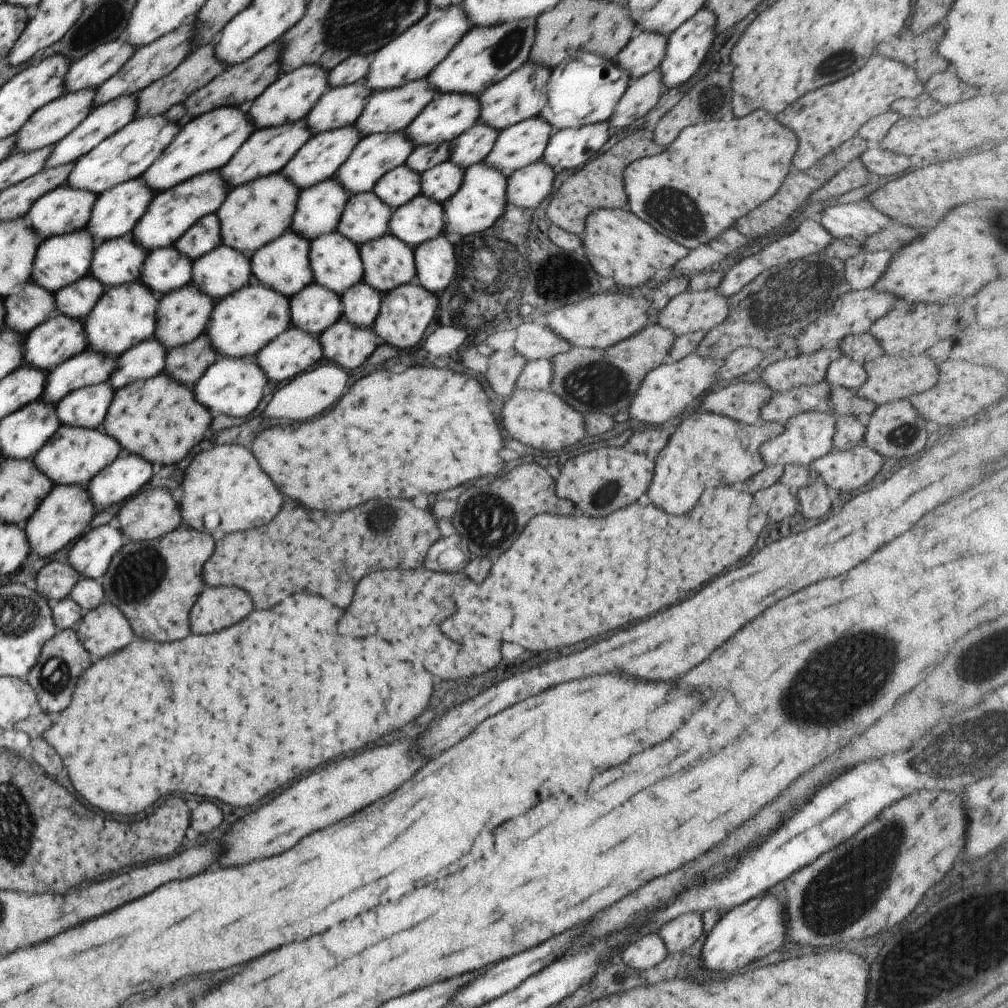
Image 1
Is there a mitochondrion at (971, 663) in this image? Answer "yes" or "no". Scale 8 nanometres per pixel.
yes

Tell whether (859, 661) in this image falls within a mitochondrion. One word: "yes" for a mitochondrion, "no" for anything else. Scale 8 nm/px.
yes

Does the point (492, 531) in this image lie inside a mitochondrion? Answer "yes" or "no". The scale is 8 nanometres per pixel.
yes

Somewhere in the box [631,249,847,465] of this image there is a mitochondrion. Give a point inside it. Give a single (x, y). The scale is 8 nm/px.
(783, 300)

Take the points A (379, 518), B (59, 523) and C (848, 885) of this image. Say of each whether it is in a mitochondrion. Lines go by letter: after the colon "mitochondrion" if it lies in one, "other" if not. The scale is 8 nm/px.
A: mitochondrion
B: other
C: mitochondrion

